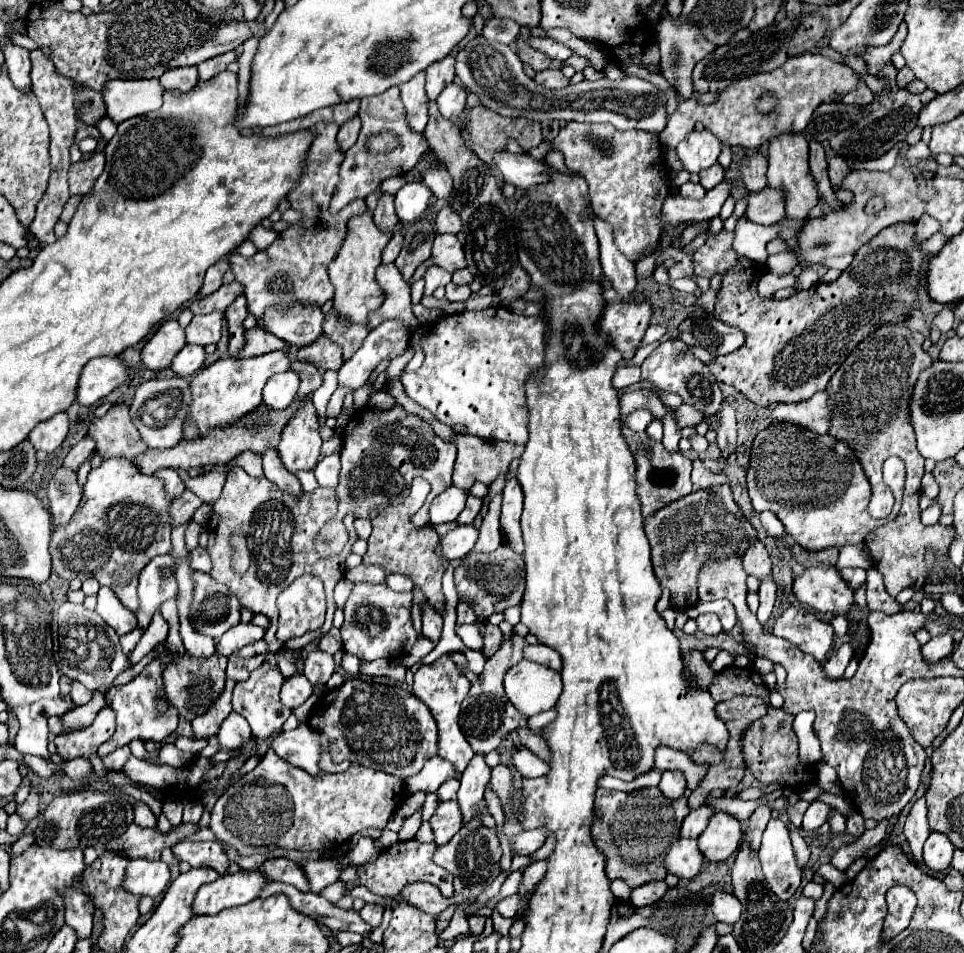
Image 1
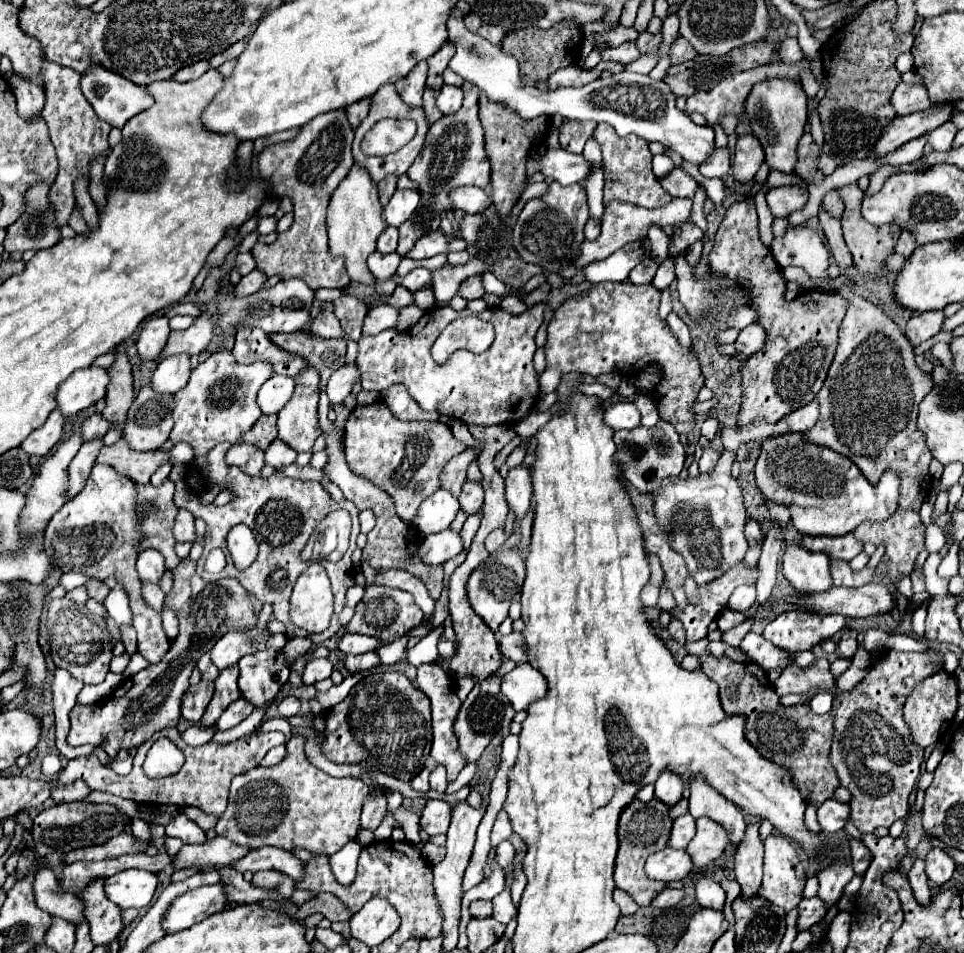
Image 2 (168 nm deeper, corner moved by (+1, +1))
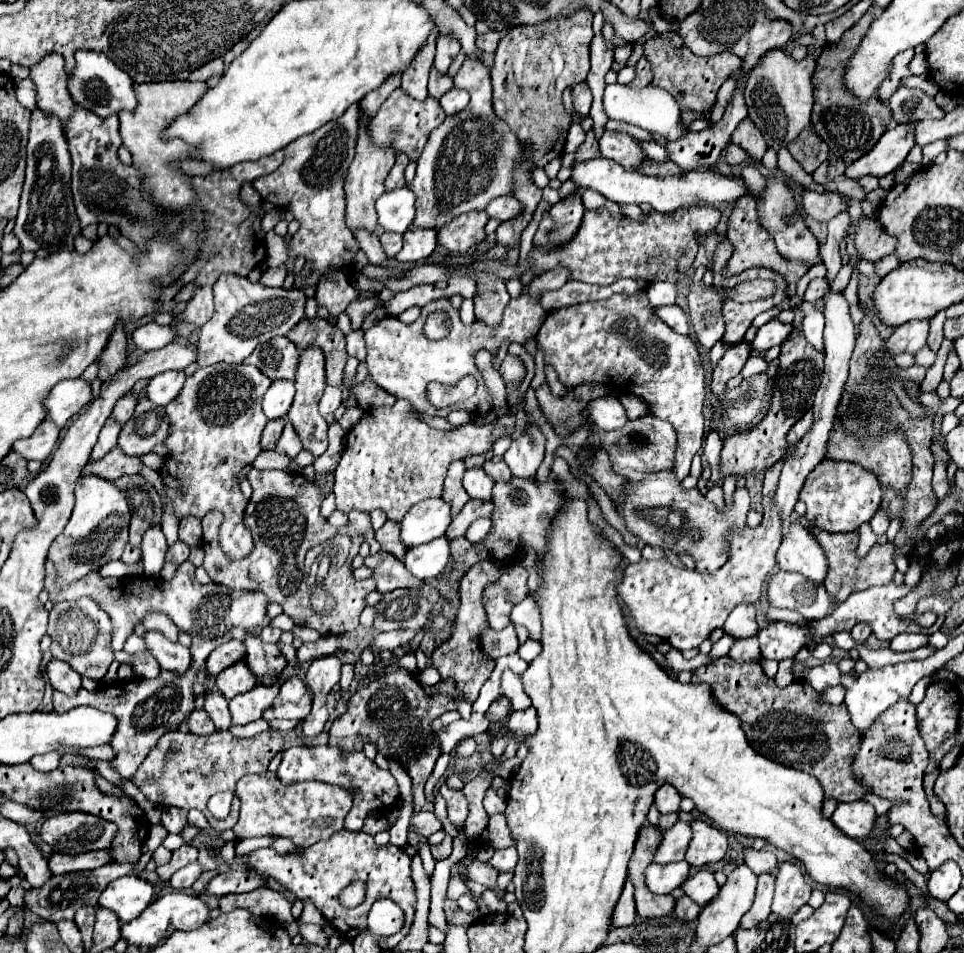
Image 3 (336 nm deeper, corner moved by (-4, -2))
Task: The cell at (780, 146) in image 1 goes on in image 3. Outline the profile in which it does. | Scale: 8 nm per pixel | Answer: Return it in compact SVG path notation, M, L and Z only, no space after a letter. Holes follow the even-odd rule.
M774 48L774 50L768 50L758 60L758 64L750 70L746 90L744 90L748 118L760 128L770 148L780 150L782 146L788 146L810 124L810 112L814 106L810 78L812 78L814 66L816 62L812 58L804 58L796 62L782 48ZM800 86L806 86L806 90ZM808 86L810 86L810 94L808 94Z

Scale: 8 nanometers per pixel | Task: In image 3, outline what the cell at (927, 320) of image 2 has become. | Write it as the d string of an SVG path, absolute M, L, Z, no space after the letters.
M912 320L894 330L894 334L886 340L886 350L892 354L910 352L914 354L926 344L928 336L928 322L926 320Z

